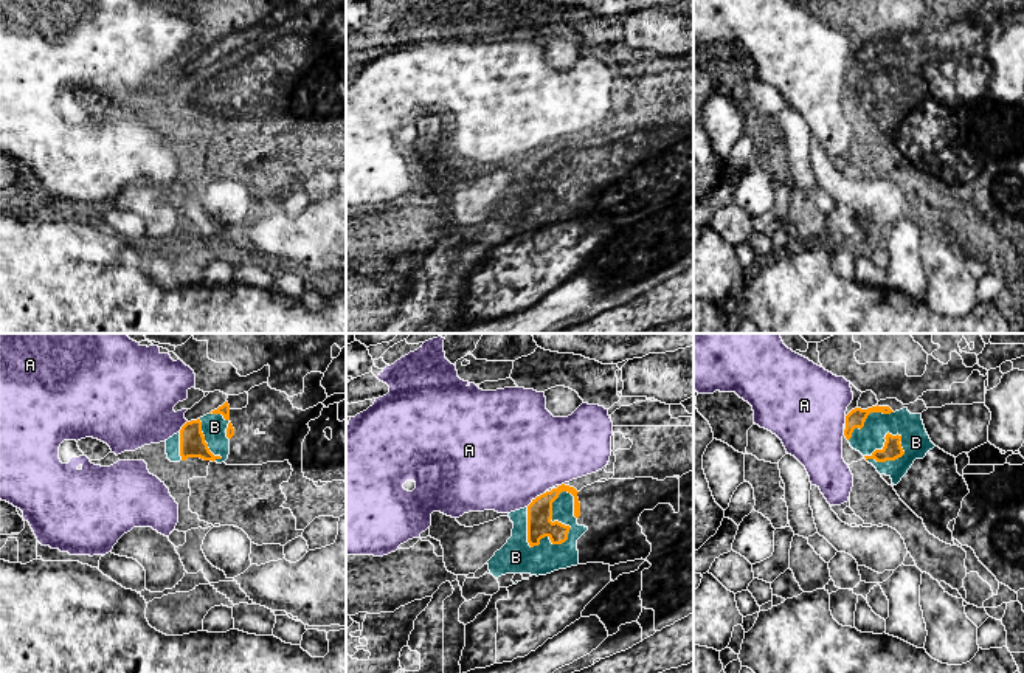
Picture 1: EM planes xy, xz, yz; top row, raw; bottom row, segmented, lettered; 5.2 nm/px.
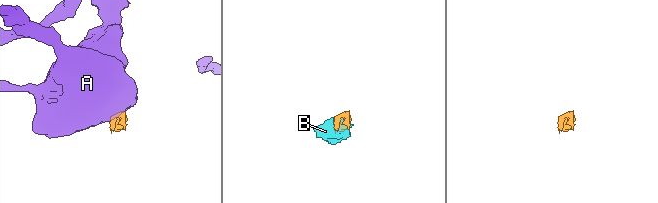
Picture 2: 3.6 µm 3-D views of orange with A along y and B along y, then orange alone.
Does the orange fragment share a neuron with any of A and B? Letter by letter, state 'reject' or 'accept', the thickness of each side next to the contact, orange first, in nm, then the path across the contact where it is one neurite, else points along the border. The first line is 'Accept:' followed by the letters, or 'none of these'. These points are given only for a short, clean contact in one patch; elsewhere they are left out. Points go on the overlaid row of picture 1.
Accept: B
A: reject | 130/500 nm | along xz (543, 492), (526, 506)
B: accept | 130/160 nm

